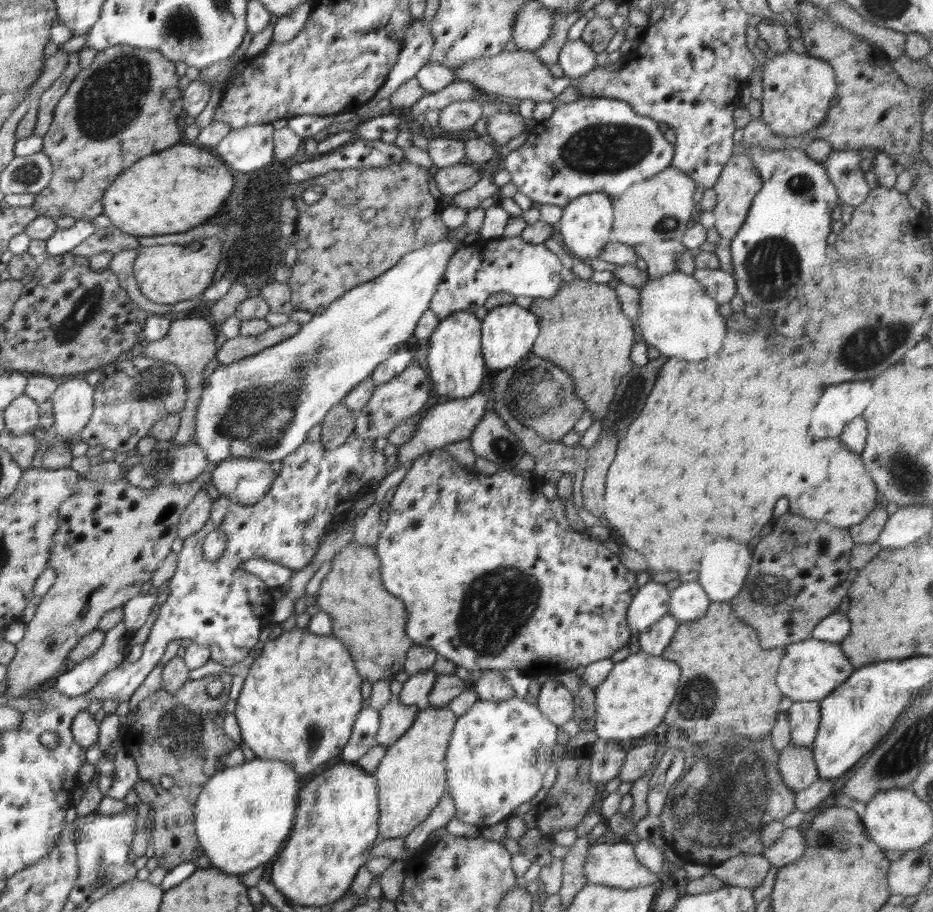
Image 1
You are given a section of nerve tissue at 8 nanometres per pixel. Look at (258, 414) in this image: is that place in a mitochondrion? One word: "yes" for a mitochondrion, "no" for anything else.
yes

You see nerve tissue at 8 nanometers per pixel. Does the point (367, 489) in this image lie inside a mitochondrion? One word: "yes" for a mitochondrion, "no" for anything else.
no

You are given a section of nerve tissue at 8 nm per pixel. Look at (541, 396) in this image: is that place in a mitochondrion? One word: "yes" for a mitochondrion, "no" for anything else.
yes

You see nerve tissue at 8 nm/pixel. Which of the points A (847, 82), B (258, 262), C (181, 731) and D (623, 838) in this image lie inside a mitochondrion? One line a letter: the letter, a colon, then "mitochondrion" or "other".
A: other
B: mitochondrion
C: mitochondrion
D: other

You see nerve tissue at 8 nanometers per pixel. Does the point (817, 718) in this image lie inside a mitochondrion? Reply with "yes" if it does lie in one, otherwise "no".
no

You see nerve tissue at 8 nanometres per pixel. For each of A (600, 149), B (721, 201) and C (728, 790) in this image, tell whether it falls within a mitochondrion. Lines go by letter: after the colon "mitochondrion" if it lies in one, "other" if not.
A: mitochondrion
B: other
C: mitochondrion

